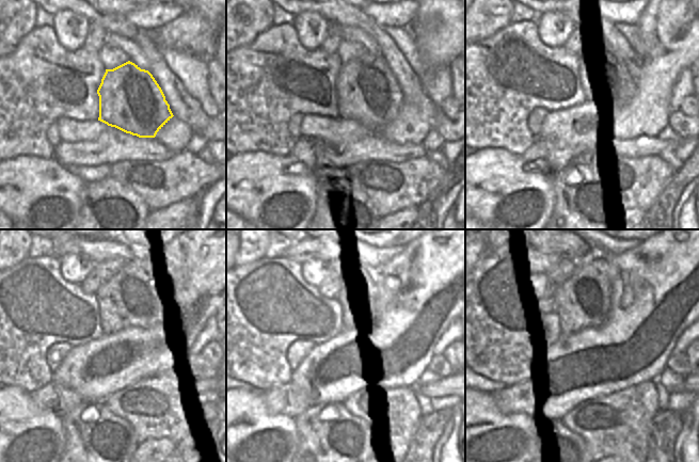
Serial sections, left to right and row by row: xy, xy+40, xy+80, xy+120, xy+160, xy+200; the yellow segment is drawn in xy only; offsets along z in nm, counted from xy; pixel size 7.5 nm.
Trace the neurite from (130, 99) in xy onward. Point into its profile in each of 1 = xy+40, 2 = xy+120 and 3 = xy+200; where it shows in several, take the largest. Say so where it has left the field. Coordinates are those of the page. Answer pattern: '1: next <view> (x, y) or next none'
1: next xy+40 (369, 94)
2: next xy+120 (124, 301)
3: next xy+200 (587, 304)

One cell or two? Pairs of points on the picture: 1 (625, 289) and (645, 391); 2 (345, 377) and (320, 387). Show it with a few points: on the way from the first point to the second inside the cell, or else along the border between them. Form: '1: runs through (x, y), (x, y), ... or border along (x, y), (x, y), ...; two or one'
1: border along (652, 381), (619, 389); two
2: runs through (338, 377), (332, 377), (327, 382); one

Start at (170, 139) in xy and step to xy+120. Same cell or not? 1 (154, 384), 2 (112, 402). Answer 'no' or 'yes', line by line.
1: no
2: no

